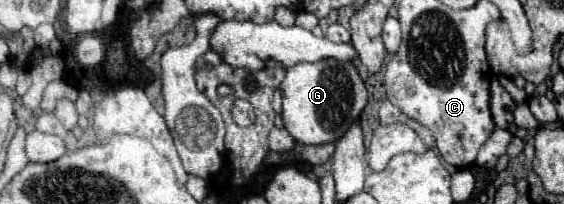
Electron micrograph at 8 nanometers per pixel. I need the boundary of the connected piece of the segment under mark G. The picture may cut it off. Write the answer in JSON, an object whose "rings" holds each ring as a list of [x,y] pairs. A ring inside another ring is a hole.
{"rings":[[[323,59],[315,63],[297,63],[285,71],[283,123],[291,137],[303,145],[321,145],[337,141],[359,119],[367,105],[367,89],[351,61]]]}

